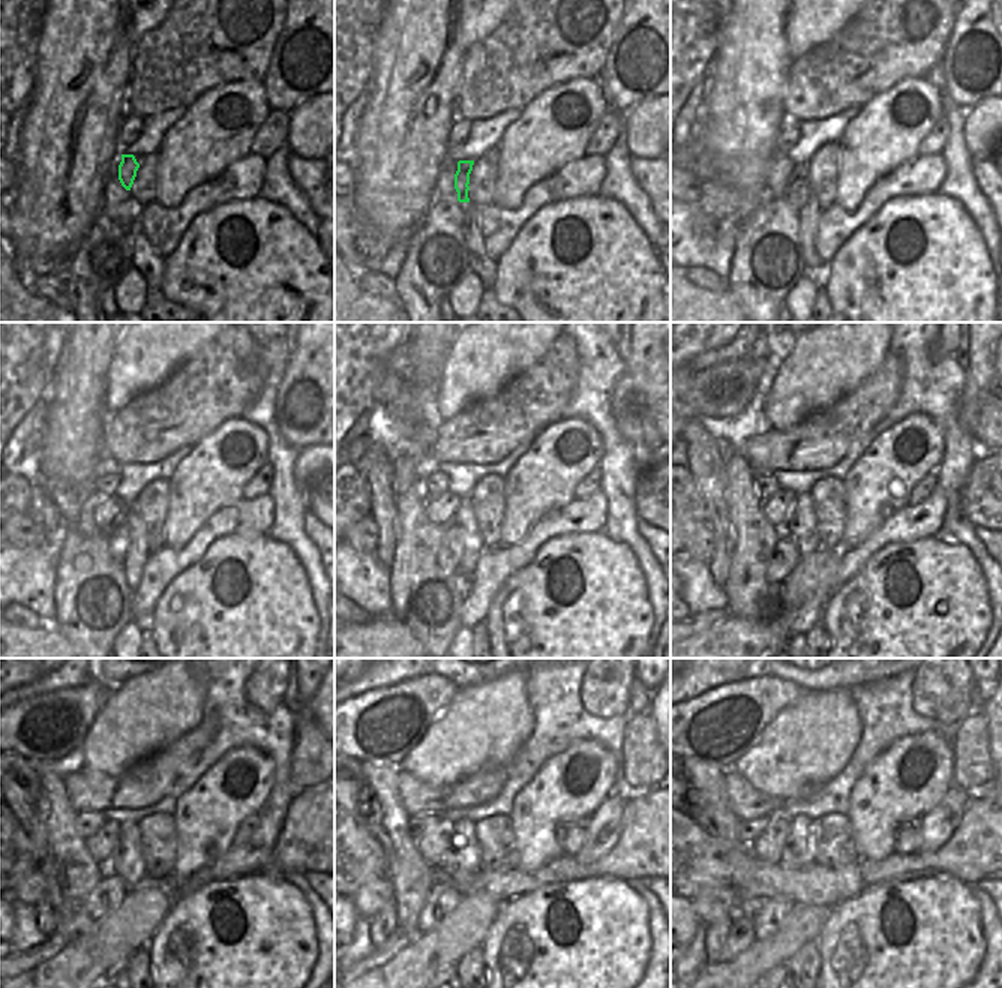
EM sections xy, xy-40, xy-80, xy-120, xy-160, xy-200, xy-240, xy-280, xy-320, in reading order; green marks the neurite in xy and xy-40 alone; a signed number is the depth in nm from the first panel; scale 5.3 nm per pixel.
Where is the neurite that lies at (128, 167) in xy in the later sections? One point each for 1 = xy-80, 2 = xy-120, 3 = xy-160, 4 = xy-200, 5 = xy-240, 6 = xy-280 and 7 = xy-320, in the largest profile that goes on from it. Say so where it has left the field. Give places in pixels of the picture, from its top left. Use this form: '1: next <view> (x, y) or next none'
1: next xy-80 (797, 194)
2: next xy-120 (119, 537)
3: next xy-160 (450, 552)
4: next xy-200 (785, 556)
5: next xy-240 (110, 892)
6: next xy-280 (443, 898)
7: next xy-320 (768, 915)

